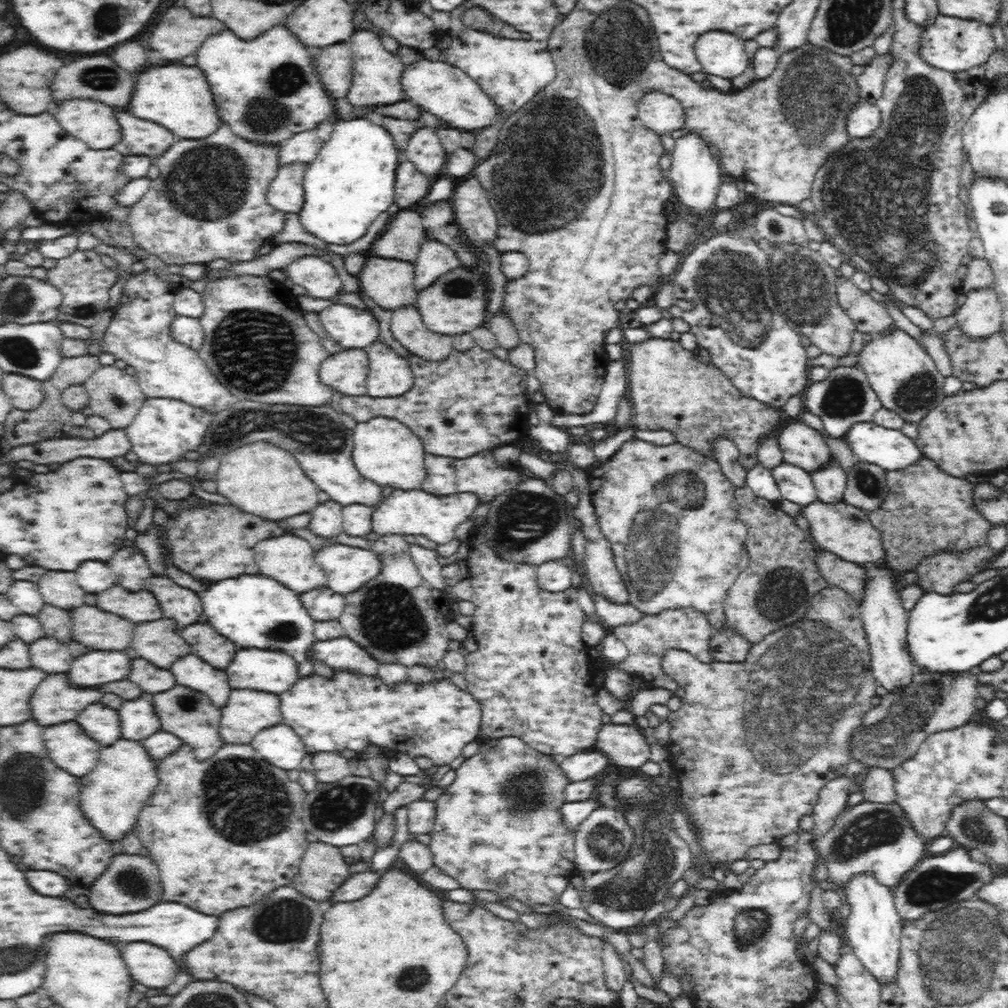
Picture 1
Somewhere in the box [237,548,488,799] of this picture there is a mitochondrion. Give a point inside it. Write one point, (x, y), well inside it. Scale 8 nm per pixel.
(389, 618)

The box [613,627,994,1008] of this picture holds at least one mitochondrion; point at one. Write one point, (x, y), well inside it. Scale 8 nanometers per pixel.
(889, 731)

